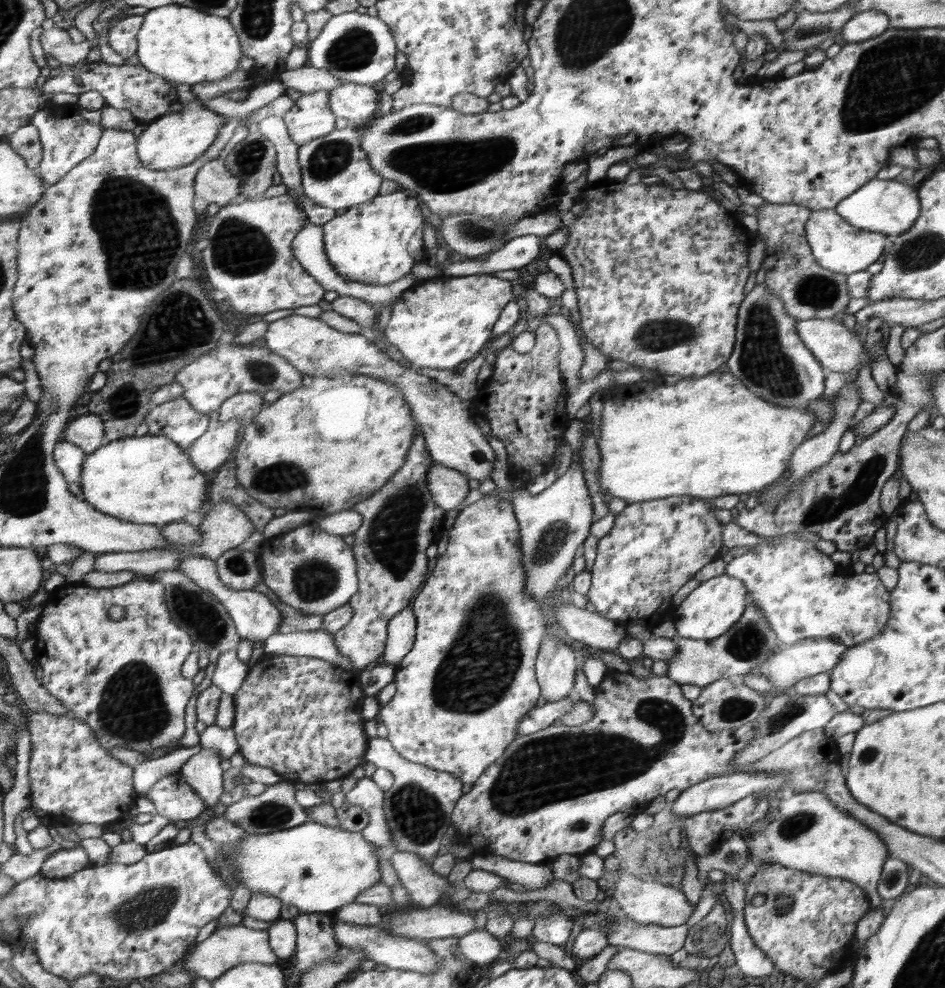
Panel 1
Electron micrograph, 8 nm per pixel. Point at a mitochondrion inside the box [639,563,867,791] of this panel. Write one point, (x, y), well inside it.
(747, 643)

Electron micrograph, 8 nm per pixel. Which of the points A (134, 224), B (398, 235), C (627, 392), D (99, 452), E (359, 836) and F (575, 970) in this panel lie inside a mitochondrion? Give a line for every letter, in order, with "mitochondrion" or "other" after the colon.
A: mitochondrion
B: other
C: other
D: other
E: other
F: other

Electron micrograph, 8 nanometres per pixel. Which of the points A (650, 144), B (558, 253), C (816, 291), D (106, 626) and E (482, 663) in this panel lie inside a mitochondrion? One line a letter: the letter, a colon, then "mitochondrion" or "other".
A: other
B: other
C: mitochondrion
D: other
E: mitochondrion

